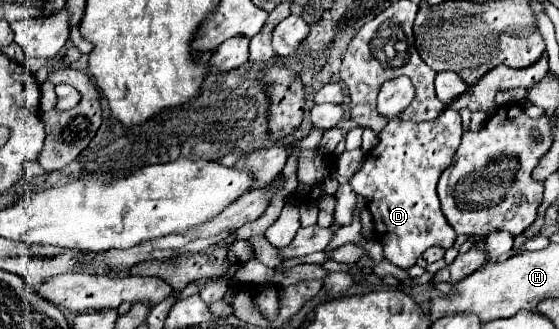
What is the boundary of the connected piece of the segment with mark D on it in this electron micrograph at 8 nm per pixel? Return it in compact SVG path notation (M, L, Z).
M445 109L437 119L423 121L423 123L393 119L379 133L379 145L367 153L363 167L351 179L353 191L367 199L369 211L373 215L373 225L375 225L373 233L375 233L375 239L383 245L383 257L401 269L413 267L425 249L433 245L449 249L457 239L457 233L441 213L439 197L437 197L437 181L441 173L451 165L453 155L461 143L461 135L463 135L461 117L453 109Z

